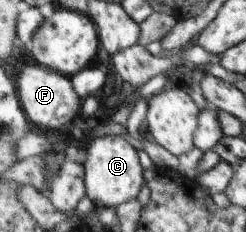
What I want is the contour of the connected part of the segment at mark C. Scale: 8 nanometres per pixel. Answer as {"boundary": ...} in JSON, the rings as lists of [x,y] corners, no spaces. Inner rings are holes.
{"boundary":[[[119,135],[95,137],[87,148],[84,166],[86,195],[96,208],[115,209],[130,200],[137,199],[144,183],[144,170],[141,167],[137,150]]]}

